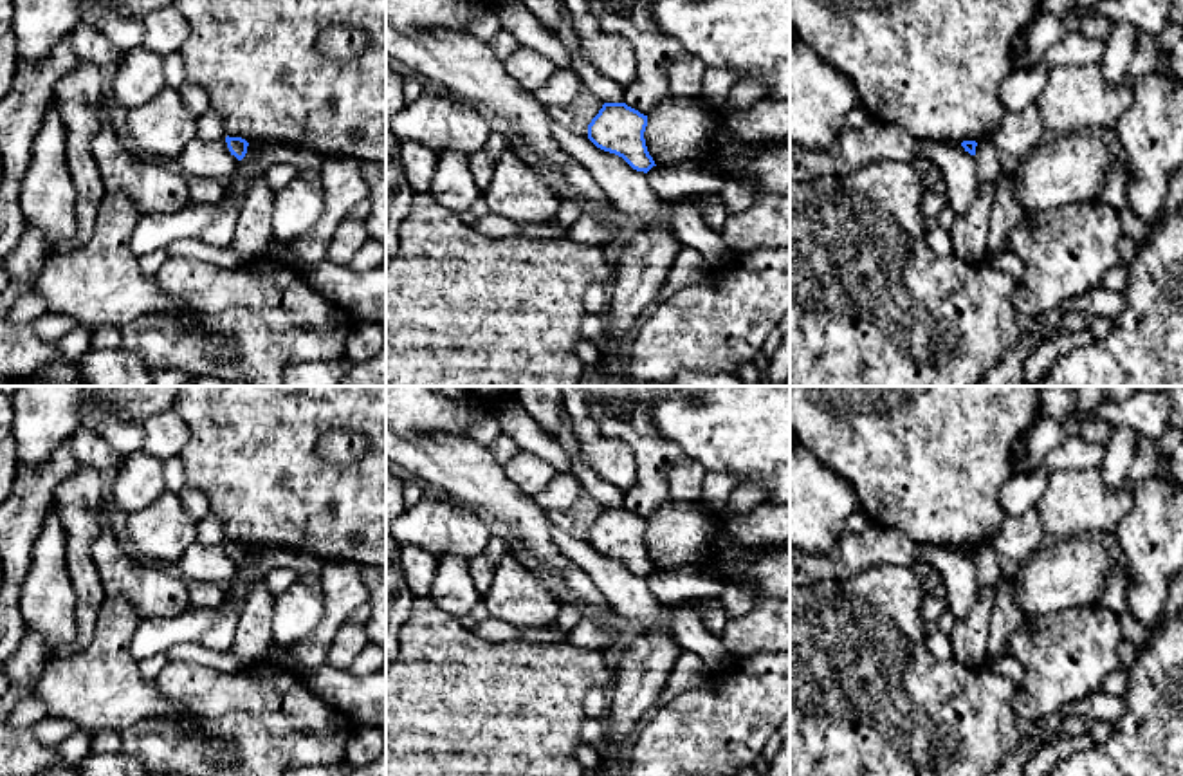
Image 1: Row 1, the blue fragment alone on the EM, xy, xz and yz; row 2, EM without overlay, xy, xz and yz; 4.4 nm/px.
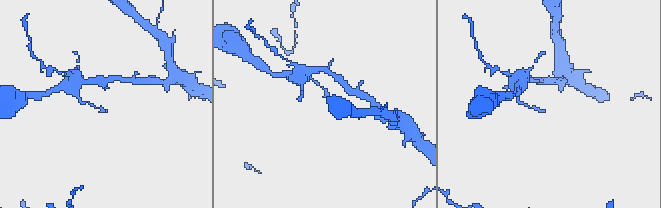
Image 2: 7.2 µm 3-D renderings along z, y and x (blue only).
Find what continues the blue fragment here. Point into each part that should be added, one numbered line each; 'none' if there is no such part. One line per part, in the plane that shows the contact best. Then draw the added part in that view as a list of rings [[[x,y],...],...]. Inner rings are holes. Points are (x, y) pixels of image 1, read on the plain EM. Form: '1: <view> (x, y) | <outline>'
none

